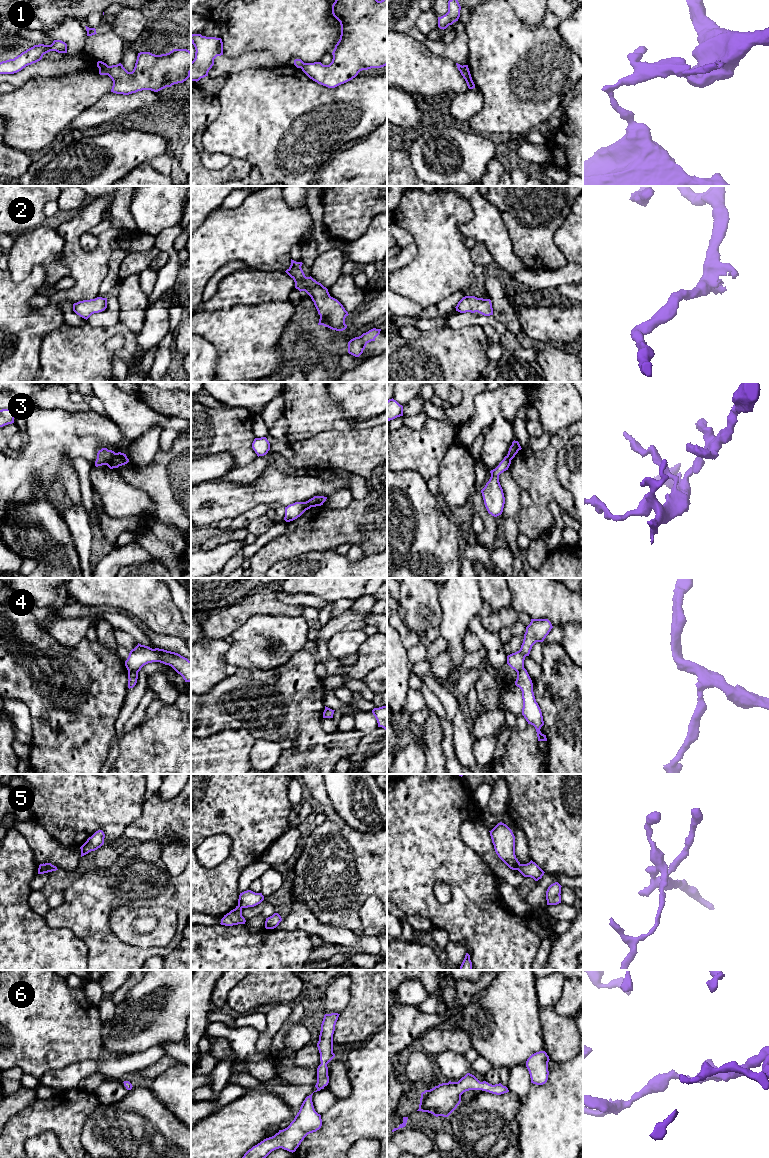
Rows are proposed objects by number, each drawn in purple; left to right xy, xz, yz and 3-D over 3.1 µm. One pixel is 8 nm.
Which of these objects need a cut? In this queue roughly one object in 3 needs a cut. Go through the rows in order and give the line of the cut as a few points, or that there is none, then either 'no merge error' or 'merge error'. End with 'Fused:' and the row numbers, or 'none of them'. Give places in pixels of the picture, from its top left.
1: xy (108, 66), (106, 74) | merge error
2: no cut | no merge error
3: xy (115, 453), (106, 464) | merge error
4: xy (128, 670), (135, 670), (137, 672) | merge error
5: xy (44, 864), (48, 871) | merge error
6: no cut | no merge error
Fused: 1, 3, 4, 5

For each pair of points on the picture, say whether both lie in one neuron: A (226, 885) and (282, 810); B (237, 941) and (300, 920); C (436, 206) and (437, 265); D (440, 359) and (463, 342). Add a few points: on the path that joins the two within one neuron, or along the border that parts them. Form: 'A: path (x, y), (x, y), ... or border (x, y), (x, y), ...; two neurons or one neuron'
A: path (233, 866), (249, 843), (263, 829); one neuron
B: border (275, 928), (299, 931); two neurons
C: path (436, 221), (437, 250); one neuron
D: path (446, 359), (457, 348); one neuron

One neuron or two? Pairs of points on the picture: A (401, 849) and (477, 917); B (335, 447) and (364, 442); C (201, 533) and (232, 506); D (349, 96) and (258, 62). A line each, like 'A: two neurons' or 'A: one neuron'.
A: one neuron
B: one neuron
C: two neurons
D: two neurons

